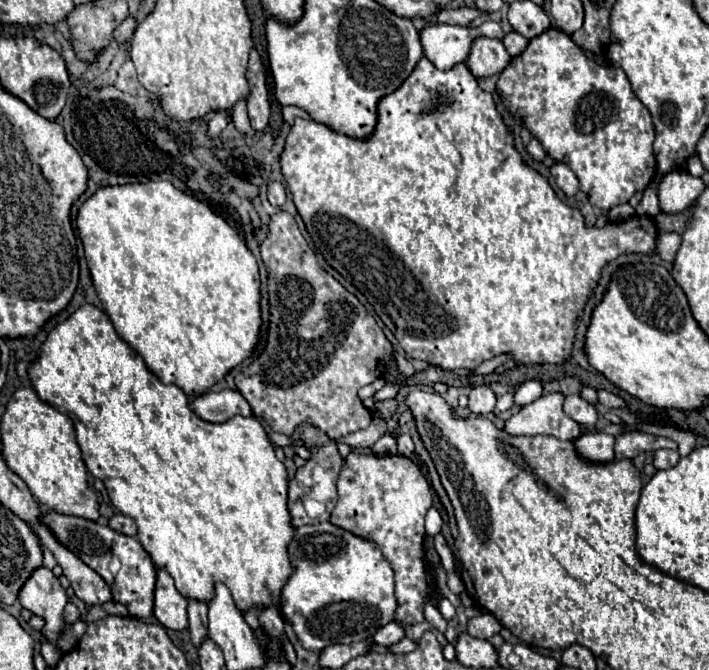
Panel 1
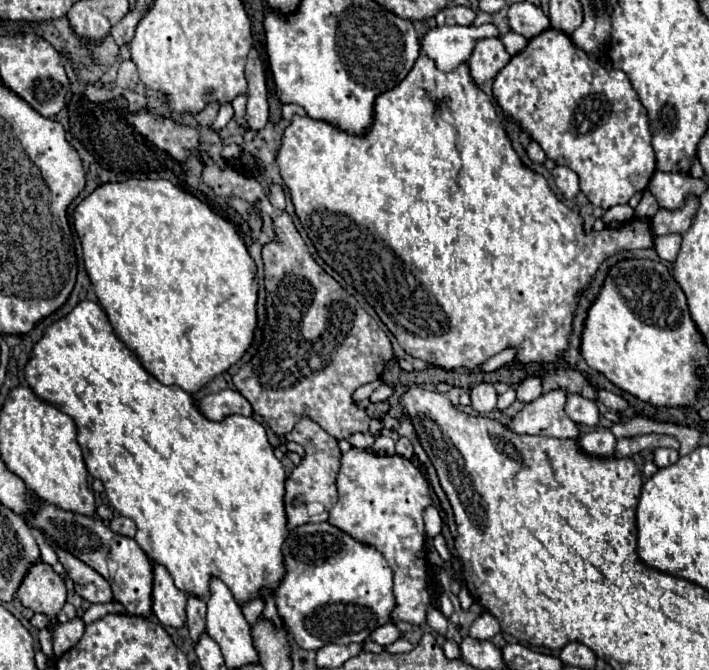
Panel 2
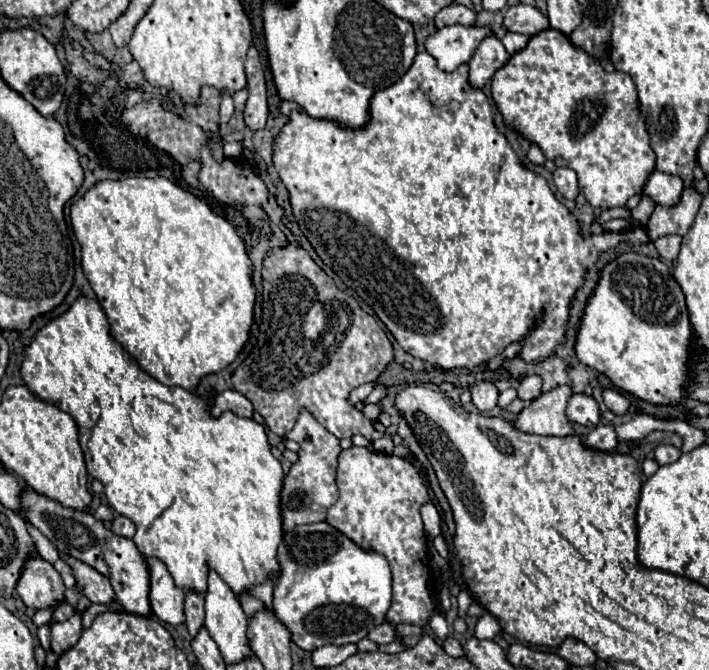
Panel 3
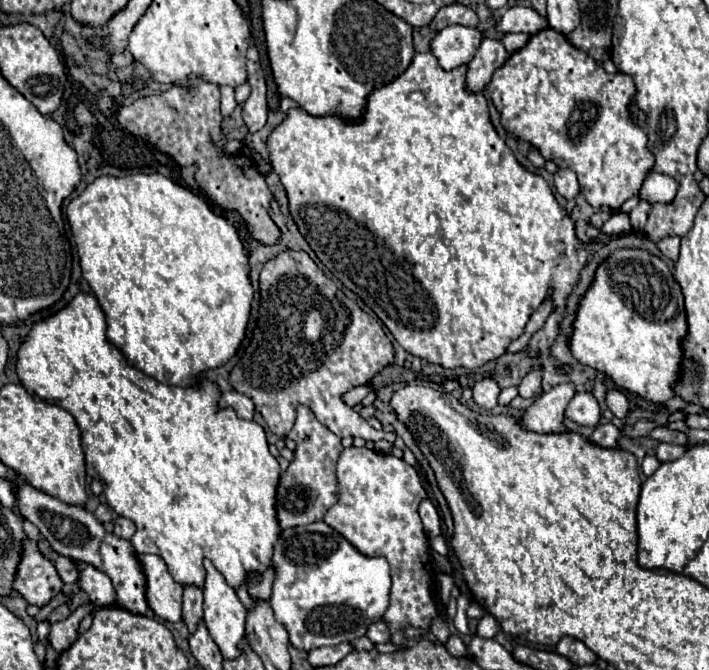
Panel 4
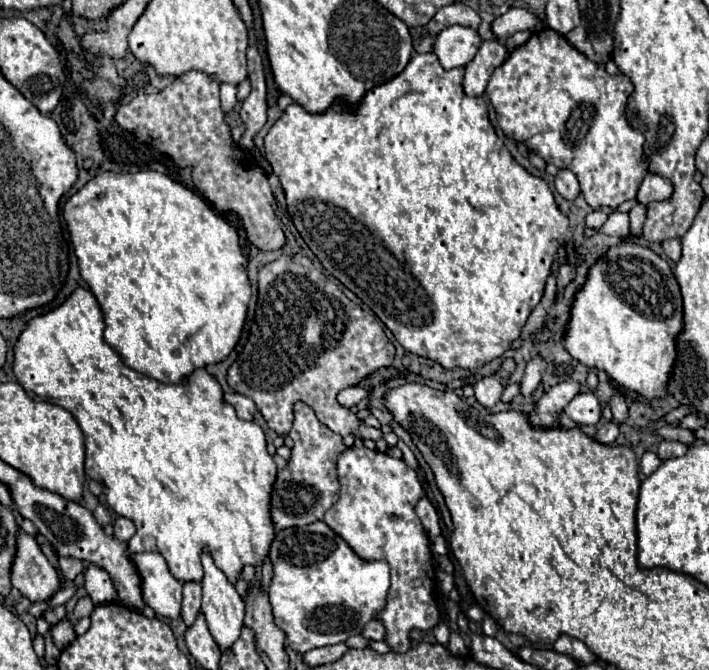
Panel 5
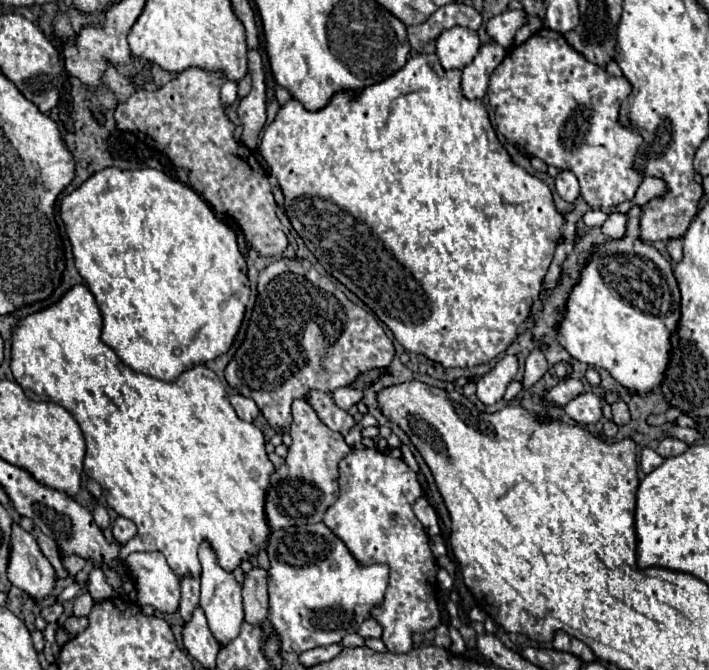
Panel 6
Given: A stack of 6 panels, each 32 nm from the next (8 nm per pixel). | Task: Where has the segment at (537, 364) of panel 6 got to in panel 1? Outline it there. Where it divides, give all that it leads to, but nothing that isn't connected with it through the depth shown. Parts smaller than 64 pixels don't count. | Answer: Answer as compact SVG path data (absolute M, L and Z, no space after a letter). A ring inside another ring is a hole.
M528 380L524 384L520 384L514 392L514 404L524 408L528 404L532 404L534 400L538 400L542 396L542 384L538 380Z

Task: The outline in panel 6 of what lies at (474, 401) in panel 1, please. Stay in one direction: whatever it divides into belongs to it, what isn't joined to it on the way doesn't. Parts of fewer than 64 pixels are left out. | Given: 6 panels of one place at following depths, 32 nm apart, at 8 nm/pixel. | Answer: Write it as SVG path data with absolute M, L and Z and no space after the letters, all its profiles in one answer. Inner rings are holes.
M504 356L486 376L482 376L476 382L478 400L486 406L496 404L504 396L504 390L510 384L510 380L514 378L516 370L518 370L516 356Z

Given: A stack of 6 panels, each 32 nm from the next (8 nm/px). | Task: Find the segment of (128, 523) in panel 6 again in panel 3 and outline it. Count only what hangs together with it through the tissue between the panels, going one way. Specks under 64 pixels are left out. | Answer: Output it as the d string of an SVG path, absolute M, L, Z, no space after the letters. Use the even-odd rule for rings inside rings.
M116 516L112 520L112 532L116 532L118 536L124 536L124 538L132 538L134 532L136 532L136 526L130 518L126 516Z

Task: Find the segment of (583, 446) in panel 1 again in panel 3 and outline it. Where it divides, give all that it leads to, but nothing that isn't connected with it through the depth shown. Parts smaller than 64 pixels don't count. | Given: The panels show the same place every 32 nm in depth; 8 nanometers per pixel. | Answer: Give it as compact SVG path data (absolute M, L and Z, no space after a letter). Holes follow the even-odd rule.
M600 424L598 428L594 428L588 436L582 438L584 446L590 448L590 450L598 450L598 452L614 452L616 444L618 444L618 438L616 438L616 432L614 432L614 426L604 426Z

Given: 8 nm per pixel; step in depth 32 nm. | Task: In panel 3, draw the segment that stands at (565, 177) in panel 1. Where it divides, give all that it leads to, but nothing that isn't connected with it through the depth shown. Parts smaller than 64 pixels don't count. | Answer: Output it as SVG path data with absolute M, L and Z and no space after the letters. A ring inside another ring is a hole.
M556 168L552 172L554 176L554 184L558 188L558 192L566 198L566 200L574 200L578 196L578 178L576 178L576 172L570 170L570 168Z

